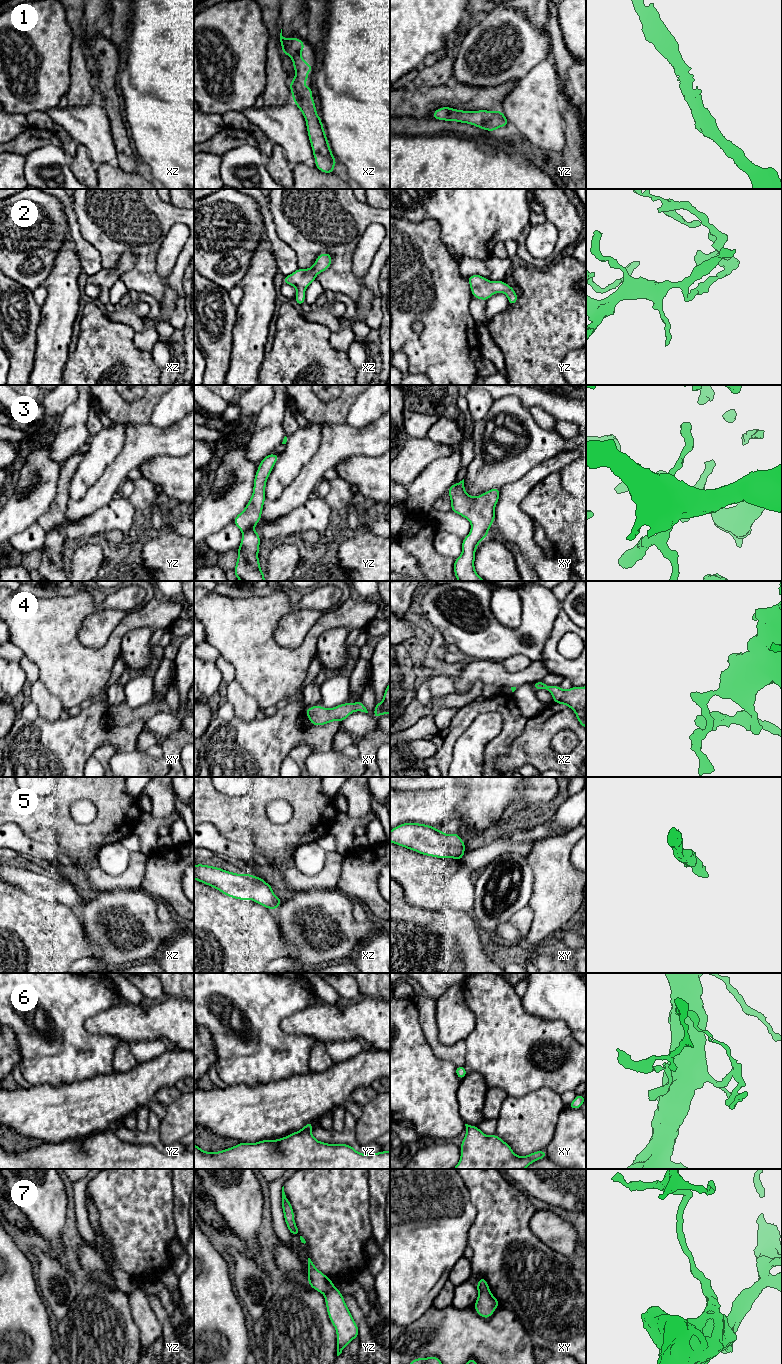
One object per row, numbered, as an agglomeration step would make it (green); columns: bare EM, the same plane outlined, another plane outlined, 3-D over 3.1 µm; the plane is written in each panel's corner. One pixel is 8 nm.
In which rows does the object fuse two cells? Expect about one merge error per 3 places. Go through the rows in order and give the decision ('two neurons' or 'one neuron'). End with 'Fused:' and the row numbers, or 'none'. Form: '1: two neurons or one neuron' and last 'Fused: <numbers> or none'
1: one neuron
2: one neuron
3: one neuron
4: one neuron
5: one neuron
6: one neuron
7: two neurons
Fused: 7

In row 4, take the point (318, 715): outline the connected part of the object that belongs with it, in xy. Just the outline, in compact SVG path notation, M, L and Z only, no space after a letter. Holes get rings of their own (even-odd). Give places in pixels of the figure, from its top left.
M359 701L351 704L340 704L331 709L326 709L320 705L315 705L309 707L305 714L309 718L312 725L322 726L336 720L339 720L342 723L352 712L356 711L368 713L365 705Z

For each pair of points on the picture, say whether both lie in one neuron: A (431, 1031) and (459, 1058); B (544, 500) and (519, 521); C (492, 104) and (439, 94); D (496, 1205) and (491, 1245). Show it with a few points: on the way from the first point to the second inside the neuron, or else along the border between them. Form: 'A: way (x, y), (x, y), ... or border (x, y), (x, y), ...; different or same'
A: way (432, 1040), (445, 1053), (450, 1053); same
B: border (529, 491), (522, 500), (520, 507), (534, 520); different
C: way (479, 98), (452, 98); same
D: way (496, 1215), (496, 1235); same

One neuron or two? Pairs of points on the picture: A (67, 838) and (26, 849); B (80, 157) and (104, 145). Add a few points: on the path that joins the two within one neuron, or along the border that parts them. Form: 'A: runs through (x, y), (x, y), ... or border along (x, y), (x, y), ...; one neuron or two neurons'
A: border along (17, 825), (34, 841); two neurons
B: border along (78, 143), (85, 147), (90, 160), (96, 166); two neurons

